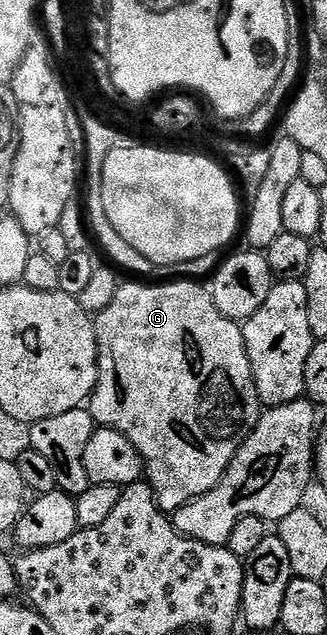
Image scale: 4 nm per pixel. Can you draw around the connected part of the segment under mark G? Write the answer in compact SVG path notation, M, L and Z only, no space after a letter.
M141 280L129 281L133 282L126 281L122 284L119 292L115 292L115 300L111 300L111 304L107 304L107 308L103 308L103 312L96 315L95 318L97 387L93 389L93 393L88 399L87 409L98 427L119 432L123 436L127 436L127 440L131 440L131 444L135 444L139 456L145 462L144 477L153 490L157 506L163 512L172 512L183 508L191 500L203 496L203 492L215 488L215 484L219 484L219 480L223 476L223 472L227 472L235 452L243 444L243 440L247 440L247 436L261 419L263 405L257 398L256 382L252 376L252 366L248 360L242 327L227 316L223 316L223 312L219 312L219 308L215 308L212 293L206 287L205 290L201 287L204 285L198 284L196 281L166 282L164 284L146 284Z

